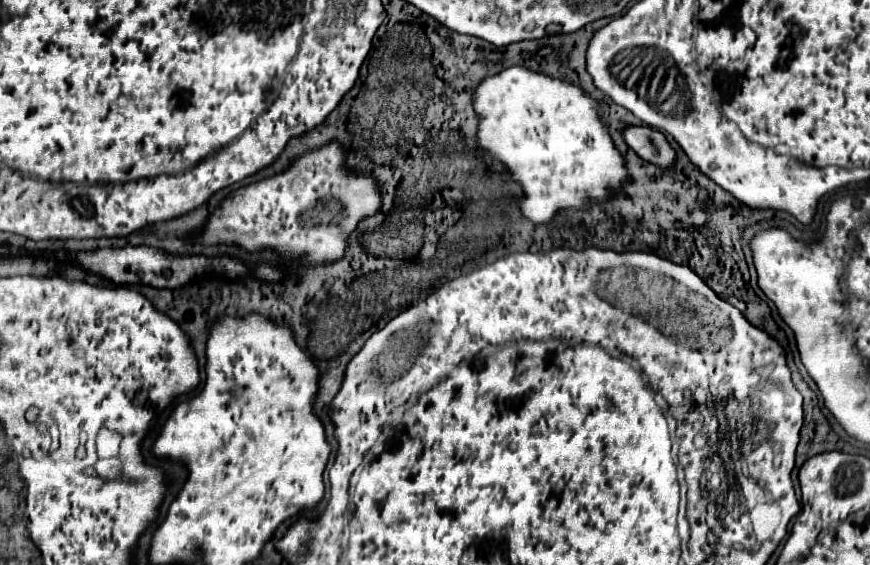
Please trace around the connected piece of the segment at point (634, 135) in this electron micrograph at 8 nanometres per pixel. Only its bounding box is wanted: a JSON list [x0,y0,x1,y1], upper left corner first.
[624,127,676,169]

